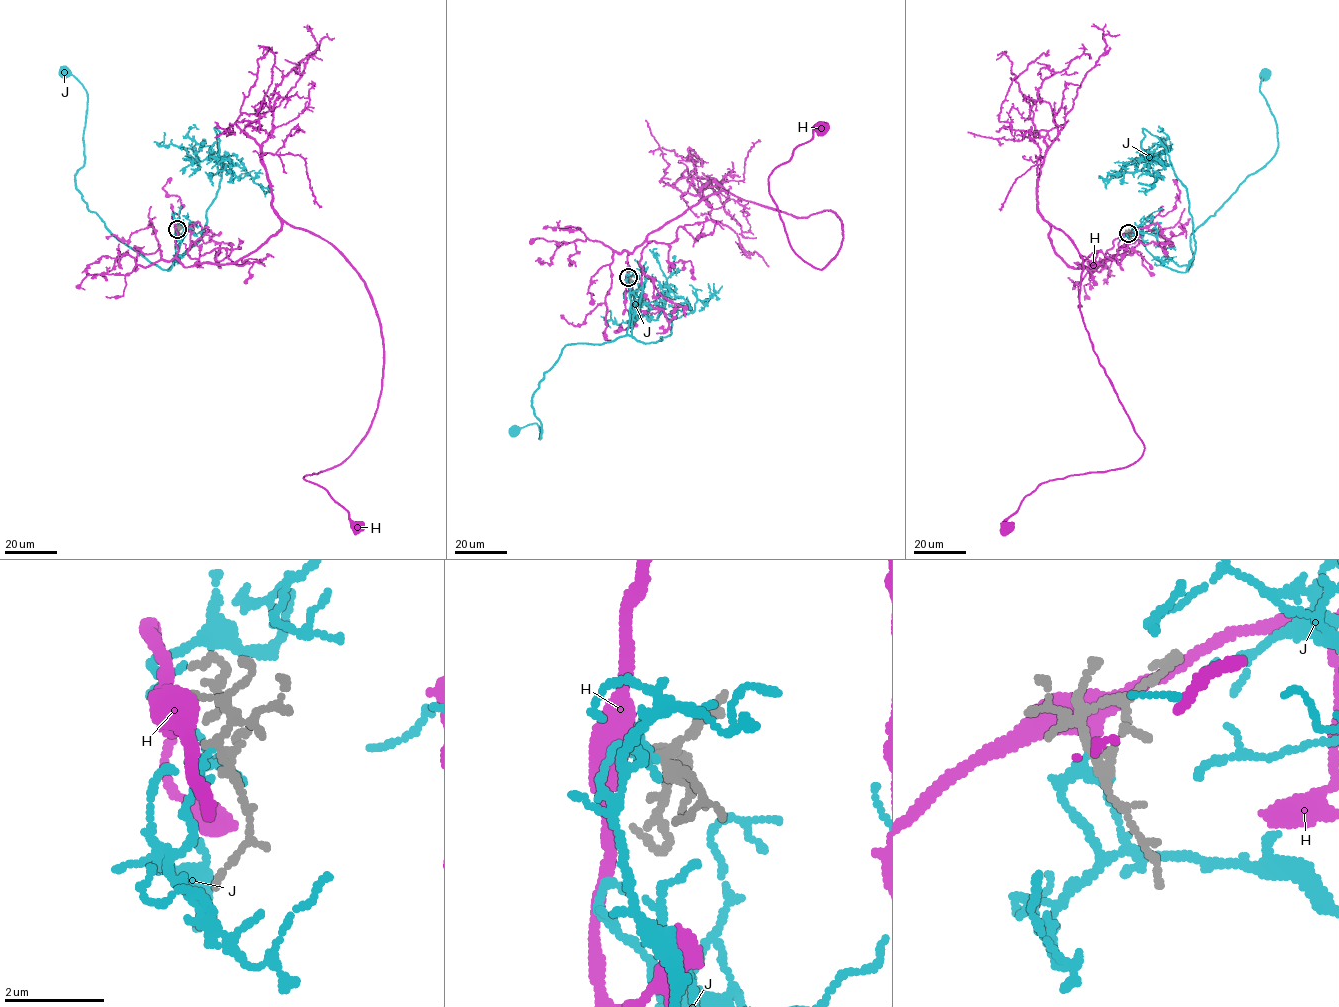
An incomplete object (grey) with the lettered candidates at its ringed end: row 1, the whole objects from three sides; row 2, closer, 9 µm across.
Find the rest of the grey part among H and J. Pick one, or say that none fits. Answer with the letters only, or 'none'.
none

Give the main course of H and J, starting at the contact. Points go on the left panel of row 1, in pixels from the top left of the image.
H: (176, 227), (190, 267), (236, 263), (286, 222), (363, 282), (378, 406), (304, 477), (356, 527)
J: (177, 230), (167, 271), (120, 242), (87, 208), (75, 174), (83, 165), (87, 92), (63, 72)

